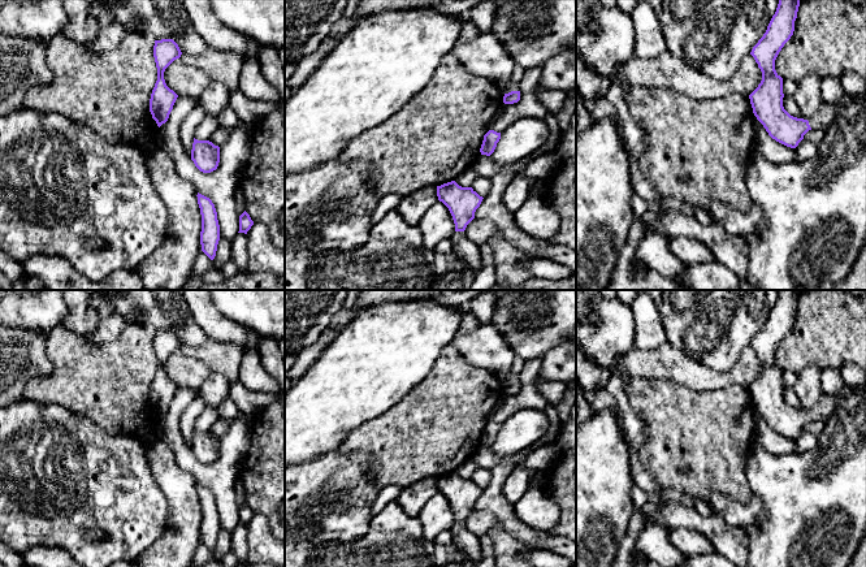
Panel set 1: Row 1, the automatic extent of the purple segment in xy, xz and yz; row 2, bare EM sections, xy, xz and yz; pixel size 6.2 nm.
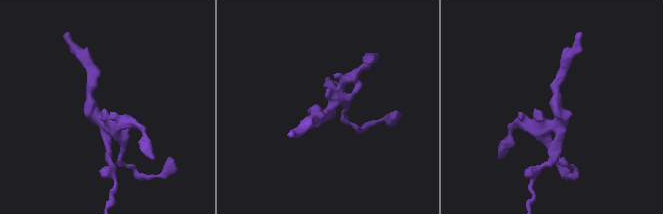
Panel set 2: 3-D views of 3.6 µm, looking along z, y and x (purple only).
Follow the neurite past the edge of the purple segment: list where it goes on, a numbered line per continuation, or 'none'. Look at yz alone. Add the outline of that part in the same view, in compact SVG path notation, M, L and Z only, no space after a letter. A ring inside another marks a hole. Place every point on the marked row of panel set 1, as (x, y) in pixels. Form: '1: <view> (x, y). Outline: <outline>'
1: yz (826, 115). Outline: M823 104L819 111L809 120L811 130L827 130L837 117L843 105Z

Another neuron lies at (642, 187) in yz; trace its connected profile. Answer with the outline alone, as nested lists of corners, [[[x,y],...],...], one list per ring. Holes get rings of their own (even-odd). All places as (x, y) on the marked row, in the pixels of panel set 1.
[[[636,160],[629,164],[631,183],[635,194],[631,199],[632,209],[636,217],[641,217],[645,212],[680,212],[688,216],[694,216],[703,225],[715,224],[713,217],[700,207],[694,207],[681,199],[672,199],[659,195],[651,183],[646,179],[638,168]]]

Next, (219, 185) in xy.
[[[178,96],[168,121],[157,130],[156,142],[157,147],[170,157],[177,173],[190,181],[196,192],[209,198],[215,204],[220,225],[220,241],[212,261],[216,269],[221,269],[231,260],[231,243],[239,231],[239,215],[234,191],[239,186],[242,170],[250,157],[252,129],[239,124],[220,147],[217,169],[203,173],[185,151],[181,139],[181,125],[198,104],[198,99]]]

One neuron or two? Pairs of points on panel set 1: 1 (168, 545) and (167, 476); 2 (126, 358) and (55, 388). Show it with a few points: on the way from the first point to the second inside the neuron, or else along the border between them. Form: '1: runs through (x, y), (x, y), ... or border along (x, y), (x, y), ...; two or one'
1: runs through (181, 528), (181, 493); one
2: runs through (108, 376), (104, 380), (73, 382); one

